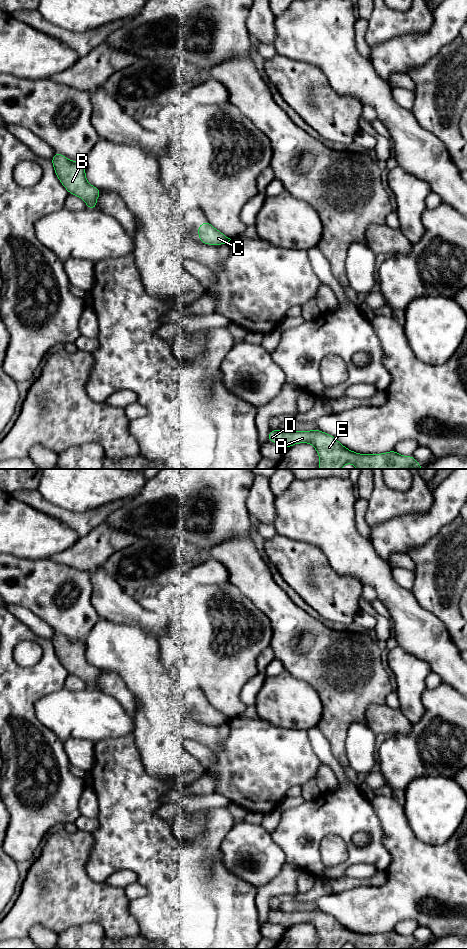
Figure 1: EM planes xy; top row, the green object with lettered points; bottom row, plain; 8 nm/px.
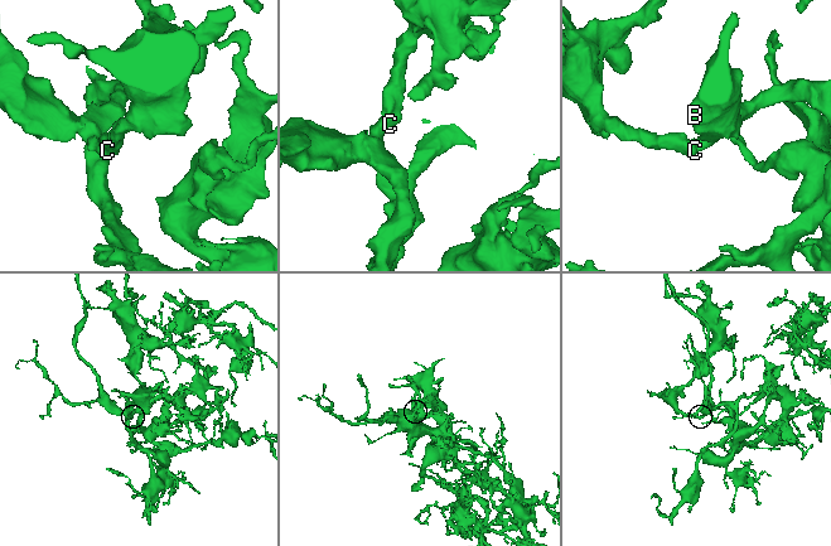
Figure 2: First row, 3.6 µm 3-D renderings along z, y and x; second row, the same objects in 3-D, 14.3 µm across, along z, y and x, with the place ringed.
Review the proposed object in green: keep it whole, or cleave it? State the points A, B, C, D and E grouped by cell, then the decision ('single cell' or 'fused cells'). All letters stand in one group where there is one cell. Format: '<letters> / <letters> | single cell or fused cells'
A B C D E | single cell

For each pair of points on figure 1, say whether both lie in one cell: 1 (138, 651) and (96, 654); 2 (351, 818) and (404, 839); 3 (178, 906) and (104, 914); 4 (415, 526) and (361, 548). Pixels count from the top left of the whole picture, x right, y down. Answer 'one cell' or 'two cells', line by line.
1: one cell
2: two cells
3: two cells
4: two cells

